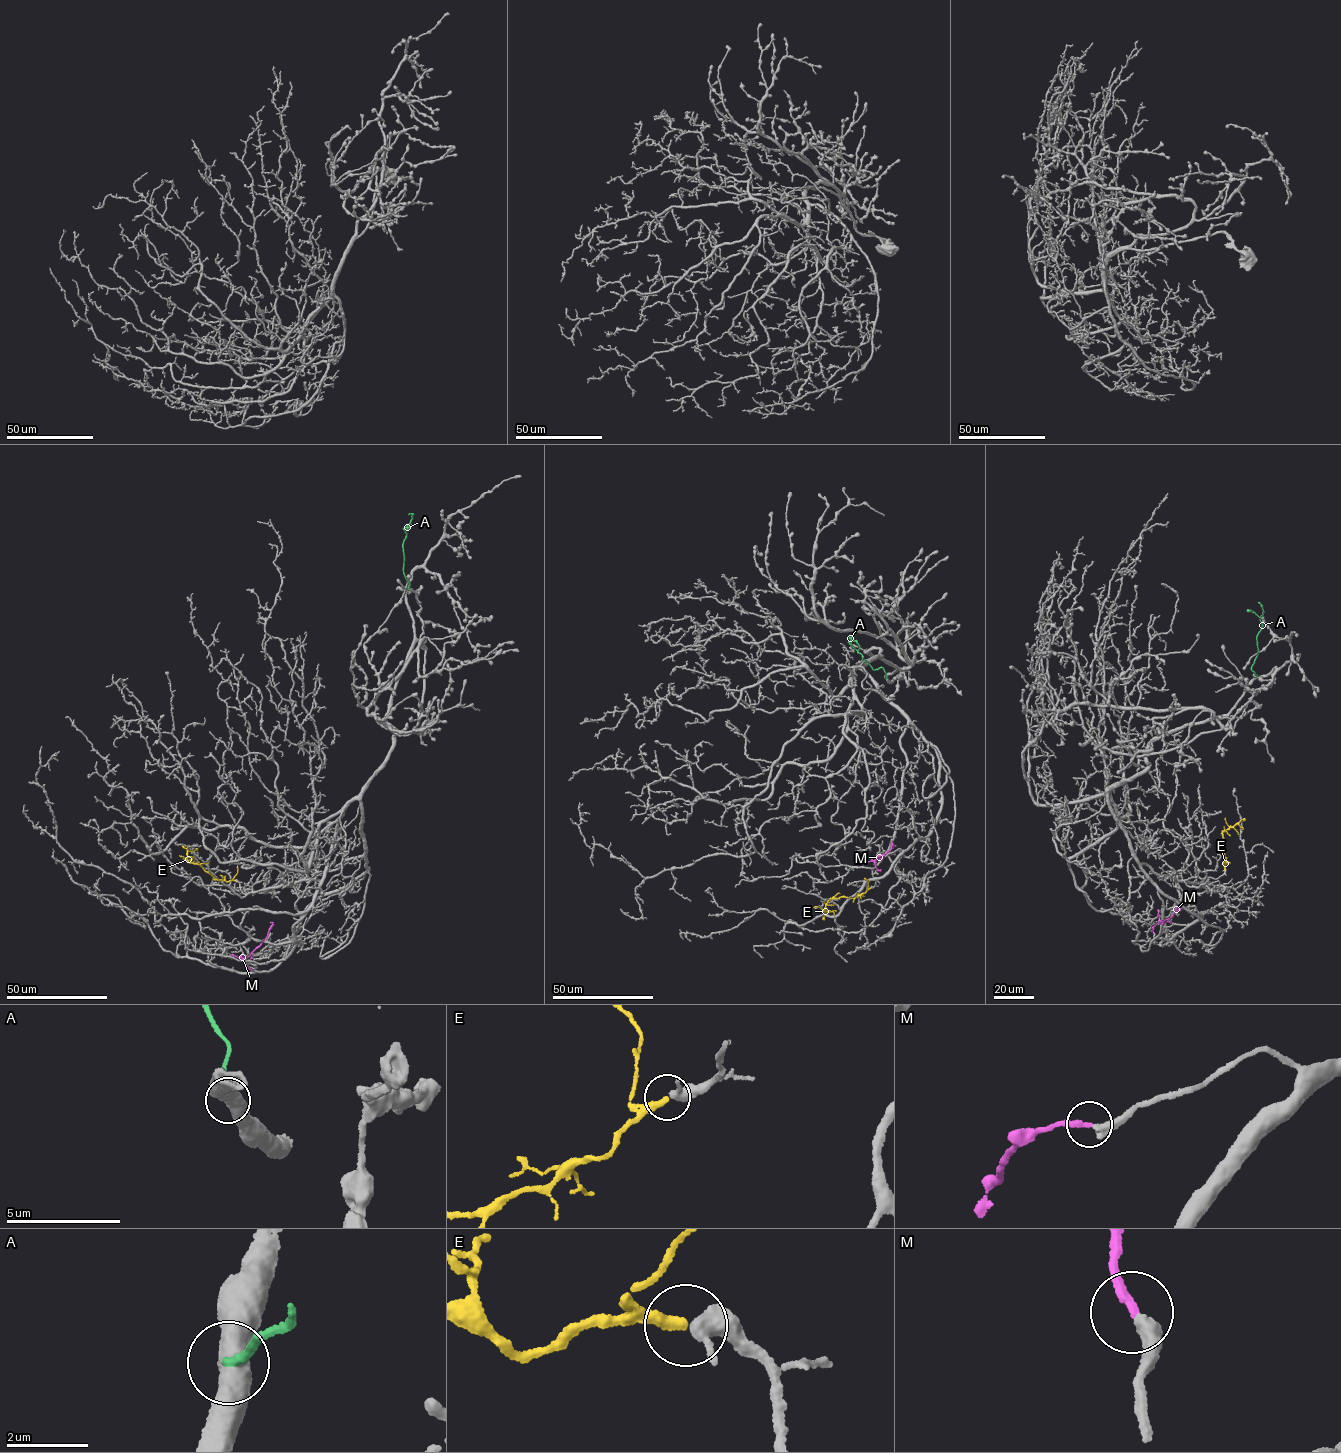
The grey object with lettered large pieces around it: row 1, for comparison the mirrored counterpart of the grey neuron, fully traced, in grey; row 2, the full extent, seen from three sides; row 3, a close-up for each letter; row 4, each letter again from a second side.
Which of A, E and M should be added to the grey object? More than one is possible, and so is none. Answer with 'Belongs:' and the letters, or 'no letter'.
Belongs: E, M

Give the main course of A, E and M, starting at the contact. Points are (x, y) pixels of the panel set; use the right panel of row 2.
A: (1257, 676), (1251, 667), (1257, 655), (1256, 636), (1261, 628), (1260, 618), (1263, 611), (1258, 602)
E: (1224, 869), (1222, 833), (1237, 824), (1242, 829)
M: (1153, 932), (1157, 922), (1168, 919), (1181, 907)

